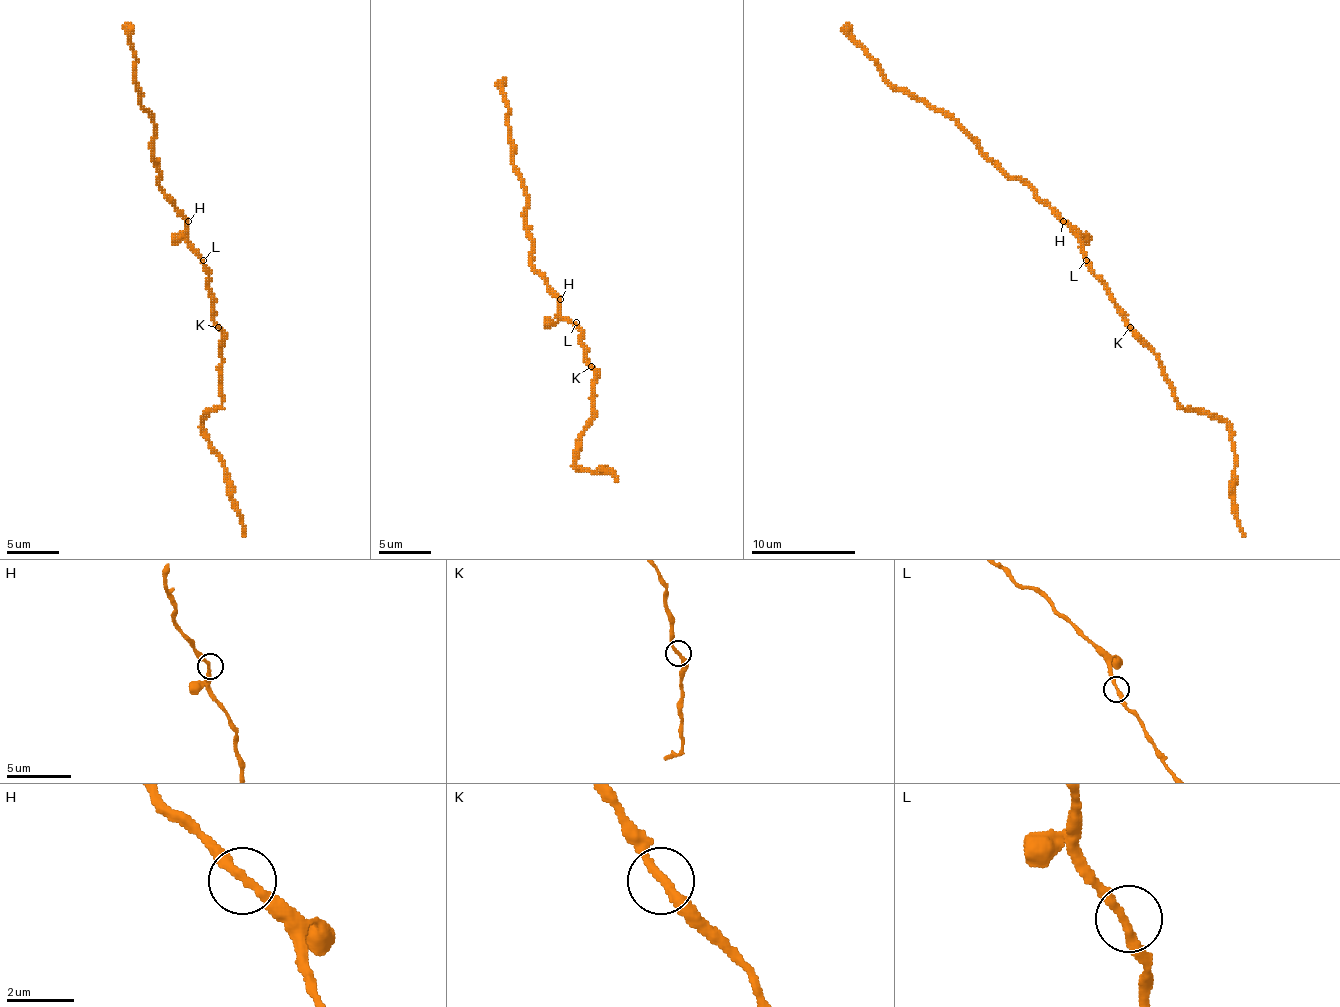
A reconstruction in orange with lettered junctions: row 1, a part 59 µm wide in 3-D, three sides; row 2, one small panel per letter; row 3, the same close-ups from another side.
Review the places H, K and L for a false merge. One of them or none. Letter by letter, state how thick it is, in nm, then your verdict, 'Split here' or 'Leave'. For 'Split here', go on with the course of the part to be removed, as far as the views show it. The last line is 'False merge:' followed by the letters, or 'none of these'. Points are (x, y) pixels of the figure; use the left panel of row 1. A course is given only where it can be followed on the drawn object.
H: Thickness 280 nm. Leave
K: Thickness 280 nm. Leave
L: Thickness 260 nm. Leave
False merge: none of these

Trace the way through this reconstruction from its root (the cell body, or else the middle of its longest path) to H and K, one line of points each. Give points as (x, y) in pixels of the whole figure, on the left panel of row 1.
H: (201, 260), (188, 239), (188, 221)
K: (201, 260), (209, 276), (211, 320), (219, 328)

